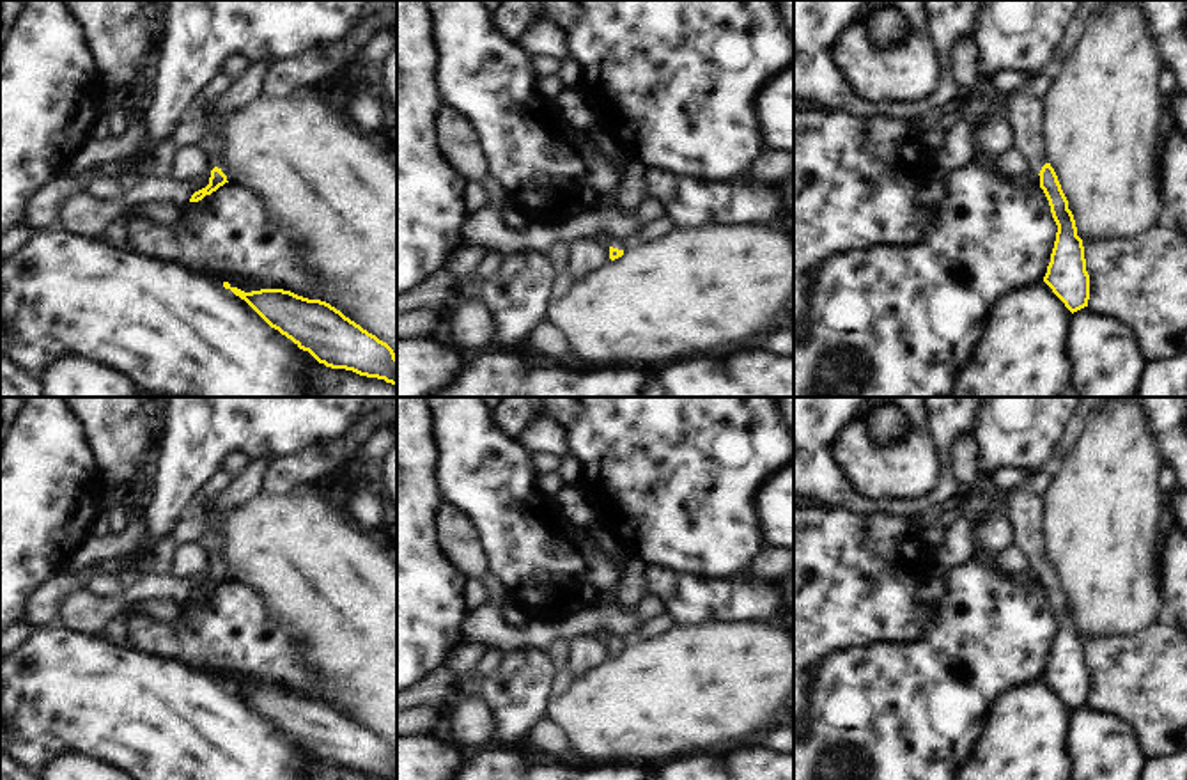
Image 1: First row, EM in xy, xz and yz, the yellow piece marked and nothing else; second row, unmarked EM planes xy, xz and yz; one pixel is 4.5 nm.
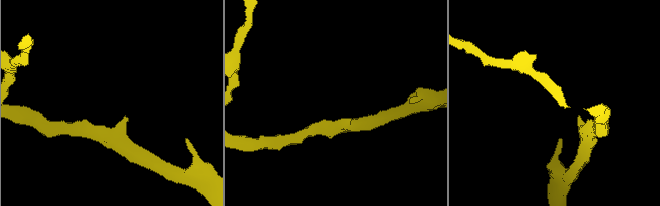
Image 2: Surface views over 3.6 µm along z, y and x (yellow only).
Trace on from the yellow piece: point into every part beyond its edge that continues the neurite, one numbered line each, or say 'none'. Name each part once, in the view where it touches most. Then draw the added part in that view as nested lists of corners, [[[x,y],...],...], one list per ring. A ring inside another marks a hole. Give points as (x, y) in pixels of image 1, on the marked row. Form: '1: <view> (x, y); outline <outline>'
1: xy (248, 87); outline [[[260,62],[252,66],[246,74],[209,108],[207,138],[204,140],[204,147],[211,156],[213,165],[225,176],[229,174],[229,165],[223,152],[223,135],[220,128],[234,112],[243,110],[246,105],[260,98],[262,76],[271,64],[273,62]]]

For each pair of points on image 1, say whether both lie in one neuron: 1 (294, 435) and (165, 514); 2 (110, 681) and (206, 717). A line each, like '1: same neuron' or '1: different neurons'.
1: same neuron
2: same neuron

